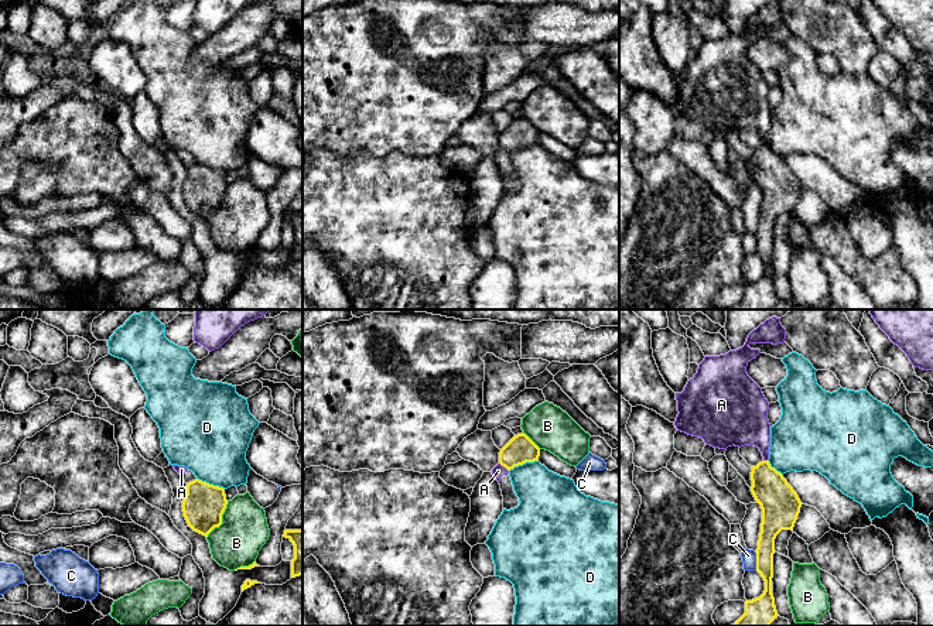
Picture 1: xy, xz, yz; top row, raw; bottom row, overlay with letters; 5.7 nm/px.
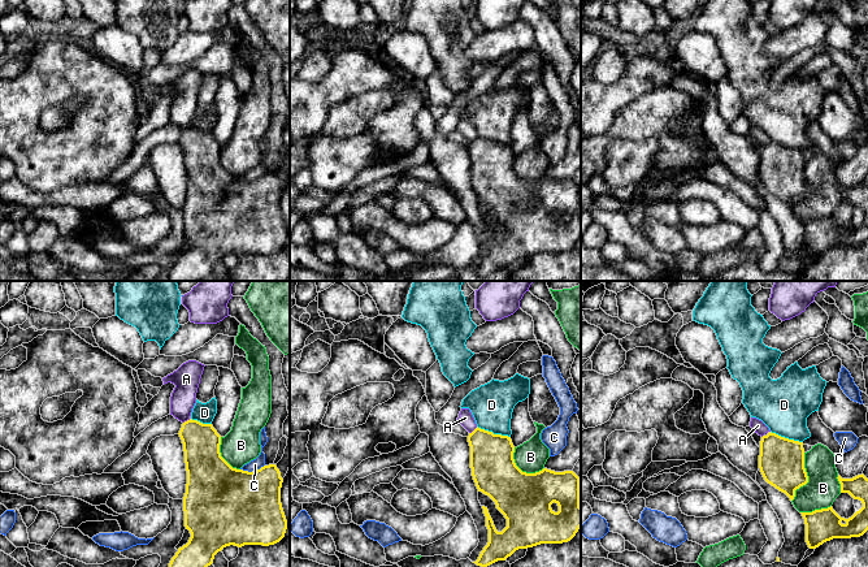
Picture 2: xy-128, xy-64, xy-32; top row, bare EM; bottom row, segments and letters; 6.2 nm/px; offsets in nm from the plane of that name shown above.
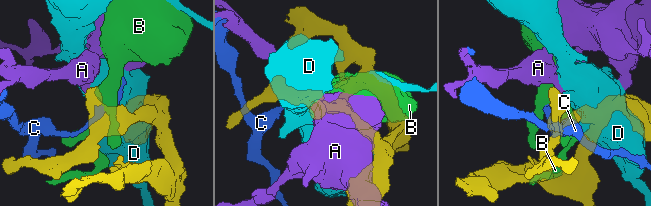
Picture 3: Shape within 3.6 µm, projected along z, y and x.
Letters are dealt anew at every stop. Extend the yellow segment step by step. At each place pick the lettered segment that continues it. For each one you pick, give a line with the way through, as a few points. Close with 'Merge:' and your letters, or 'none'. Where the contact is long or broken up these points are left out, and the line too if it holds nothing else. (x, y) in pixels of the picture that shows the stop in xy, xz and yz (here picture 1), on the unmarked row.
Merge: none

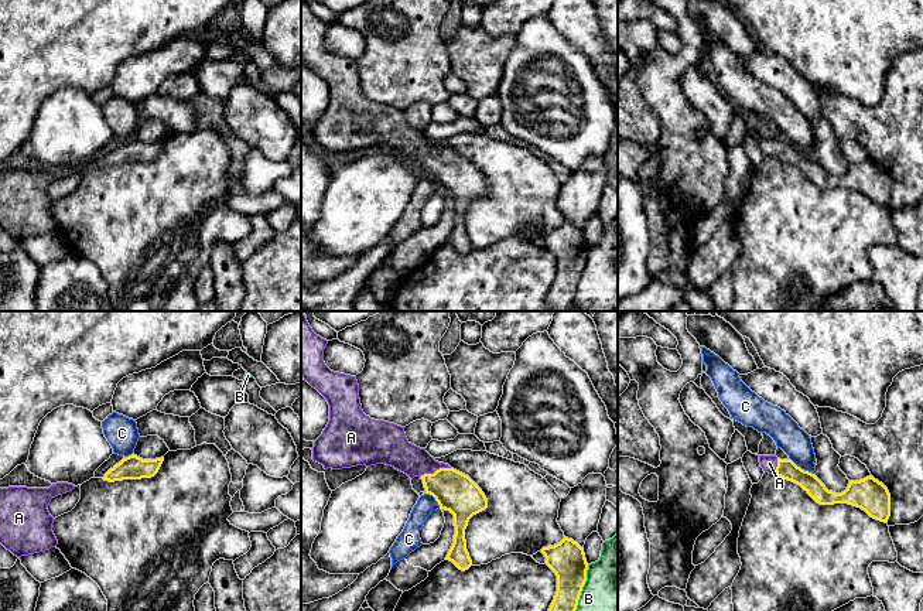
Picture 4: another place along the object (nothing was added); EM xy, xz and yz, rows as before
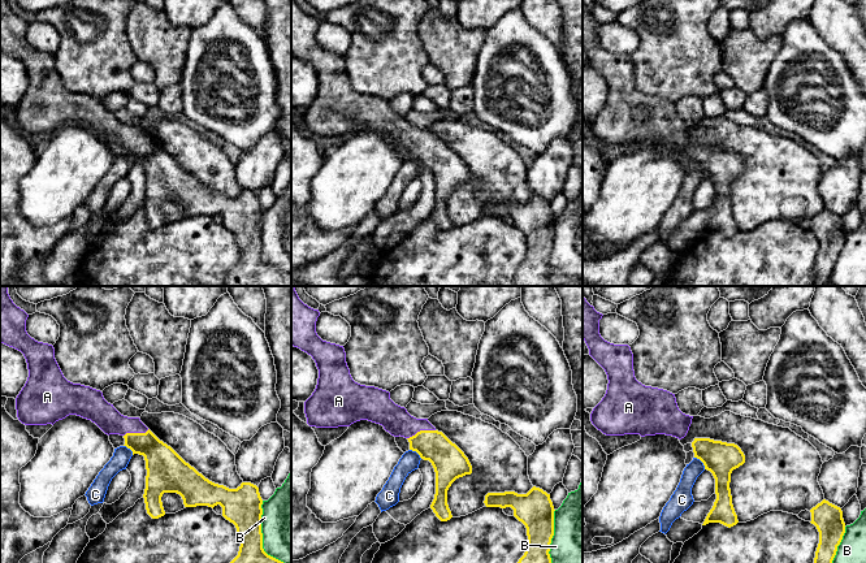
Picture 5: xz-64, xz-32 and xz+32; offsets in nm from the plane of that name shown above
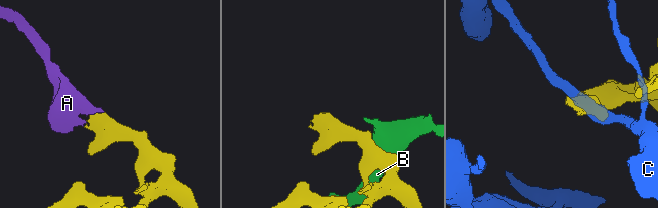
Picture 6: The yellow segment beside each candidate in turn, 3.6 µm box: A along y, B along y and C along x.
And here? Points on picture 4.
Merge: A

